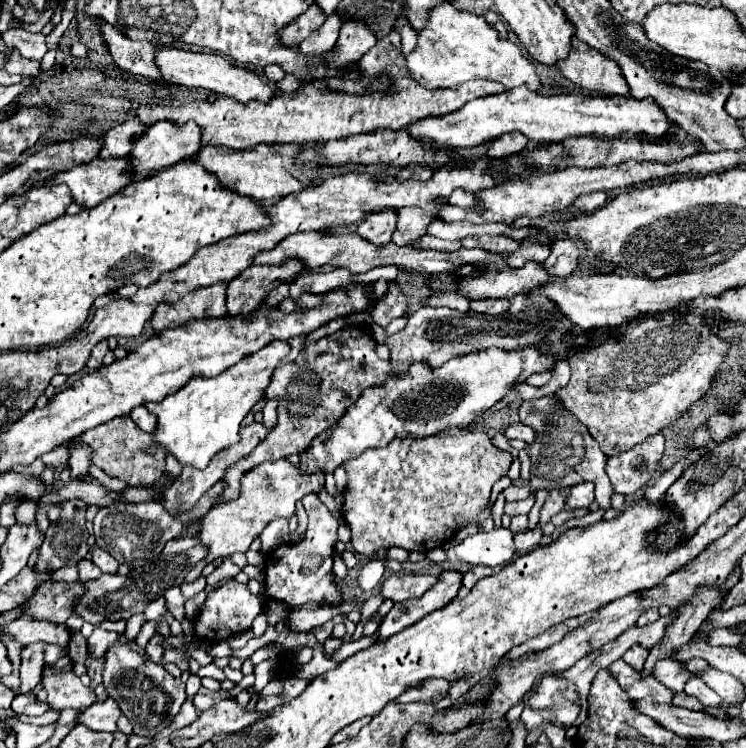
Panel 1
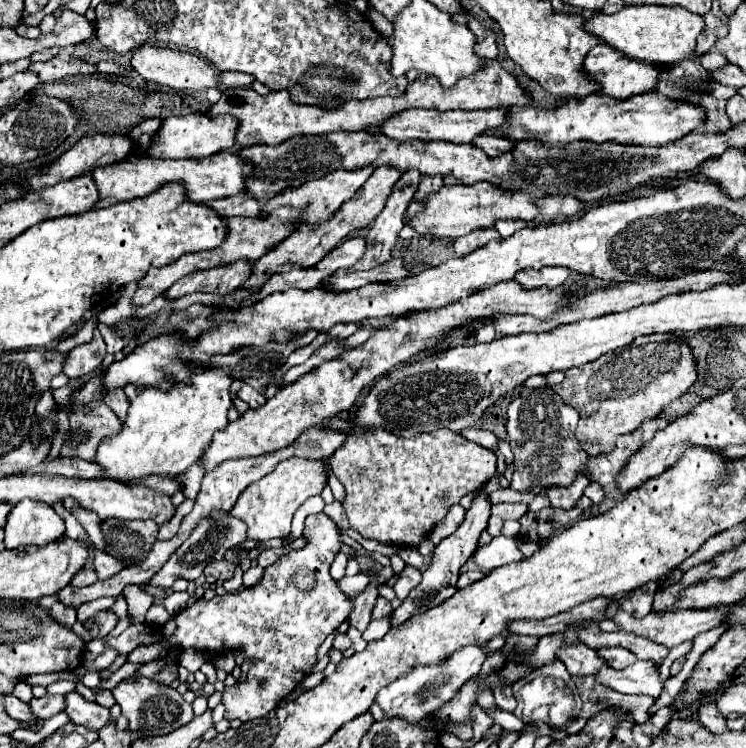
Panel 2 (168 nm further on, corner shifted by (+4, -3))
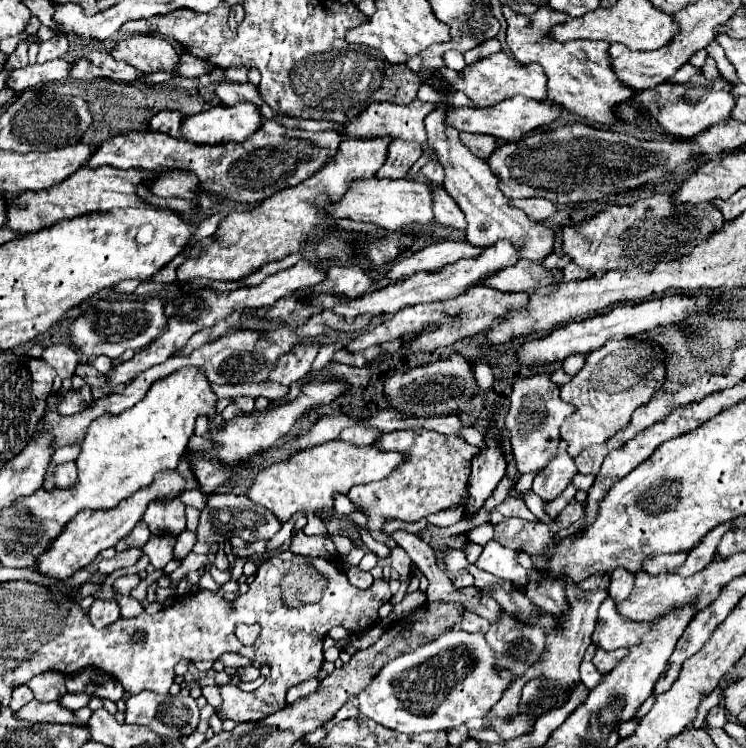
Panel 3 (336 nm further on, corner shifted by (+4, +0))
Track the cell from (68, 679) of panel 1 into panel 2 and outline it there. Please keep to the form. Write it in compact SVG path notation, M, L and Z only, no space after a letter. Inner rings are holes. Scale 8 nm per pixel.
M71 692L65 698L67 698L67 714L73 724L83 724L85 728L99 732L105 724L111 722L109 708L87 702L77 692Z

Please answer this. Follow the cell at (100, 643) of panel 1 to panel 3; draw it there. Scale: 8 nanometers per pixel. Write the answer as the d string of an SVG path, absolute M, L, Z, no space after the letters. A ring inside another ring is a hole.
M115 599L111 601L95 601L89 609L89 619L95 629L103 629L119 619L119 605Z

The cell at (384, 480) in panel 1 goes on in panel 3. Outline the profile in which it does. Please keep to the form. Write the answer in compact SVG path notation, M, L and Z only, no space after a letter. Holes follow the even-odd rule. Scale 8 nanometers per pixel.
M429 429L381 433L373 447L379 451L401 451L405 455L405 461L383 481L359 485L347 493L351 503L365 513L369 531L383 529L383 525L393 519L413 523L421 517L457 505L467 491L471 459L479 455L479 449L469 445L463 437L443 435Z

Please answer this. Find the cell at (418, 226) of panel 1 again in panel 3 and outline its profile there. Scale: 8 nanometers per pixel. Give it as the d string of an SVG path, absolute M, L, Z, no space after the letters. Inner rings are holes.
M427 163L425 167L421 167L421 173L434 185L442 185L444 169L439 163Z

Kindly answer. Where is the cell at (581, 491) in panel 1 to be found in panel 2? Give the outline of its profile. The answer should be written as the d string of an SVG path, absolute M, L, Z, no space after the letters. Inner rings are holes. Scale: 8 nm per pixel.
M579 474L579 478L575 478L575 482L571 482L571 486L553 486L551 490L545 490L549 502L553 508L571 508L575 506L577 498L583 496L583 490L587 488L589 478L585 474Z

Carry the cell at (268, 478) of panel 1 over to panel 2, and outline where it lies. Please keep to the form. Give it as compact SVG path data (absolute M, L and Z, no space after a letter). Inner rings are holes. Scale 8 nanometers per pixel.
M289 458L279 462L277 468L261 478L259 482L251 482L247 490L239 496L237 504L231 510L231 516L247 522L247 538L269 540L269 538L285 538L291 530L291 518L297 508L311 496L317 496L327 486L327 466L325 460L307 460L307 458Z

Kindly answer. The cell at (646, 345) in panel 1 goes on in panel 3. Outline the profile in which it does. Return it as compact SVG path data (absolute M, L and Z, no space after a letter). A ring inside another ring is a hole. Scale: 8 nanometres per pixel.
M635 335L621 341L611 341L607 347L587 355L583 369L565 385L561 399L573 403L577 411L563 421L561 437L569 443L569 455L577 457L585 447L605 443L619 429L627 427L633 411L653 397L665 383L665 351L647 335Z

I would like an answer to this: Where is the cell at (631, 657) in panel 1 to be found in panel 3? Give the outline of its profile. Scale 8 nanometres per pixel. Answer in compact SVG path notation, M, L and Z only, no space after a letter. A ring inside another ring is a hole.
M597 649L595 657L593 657L593 663L595 663L595 667L599 667L599 671L609 673L617 667L617 663L621 663L627 657L627 653L629 653L627 649L615 649L615 651Z

